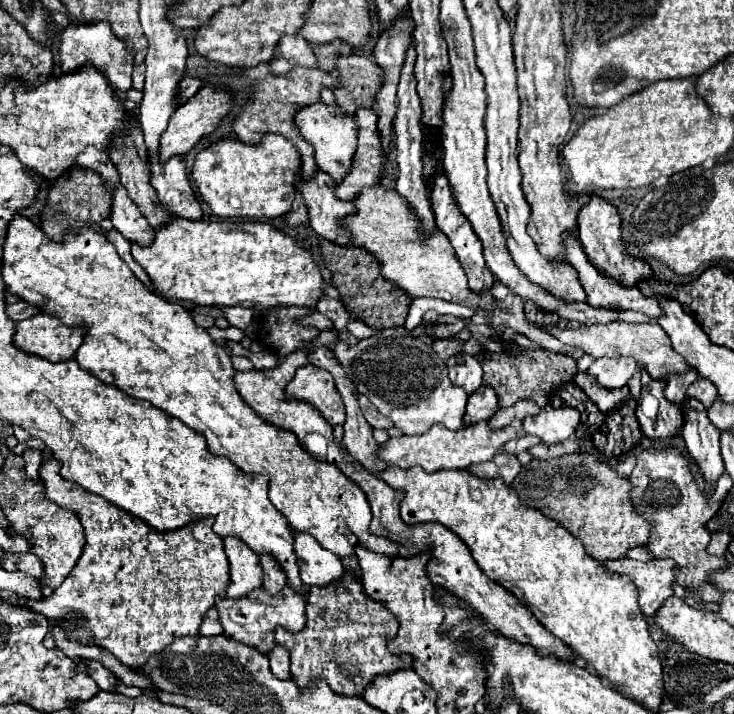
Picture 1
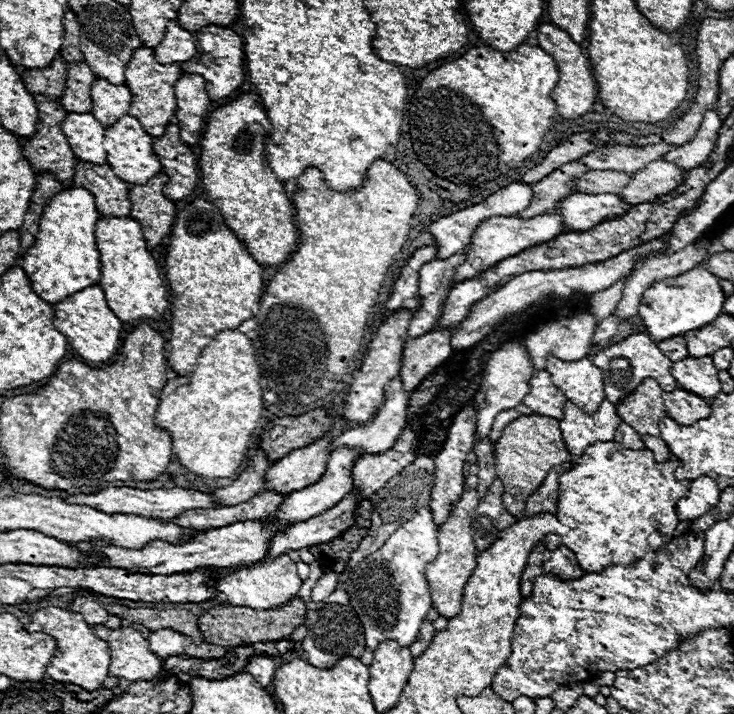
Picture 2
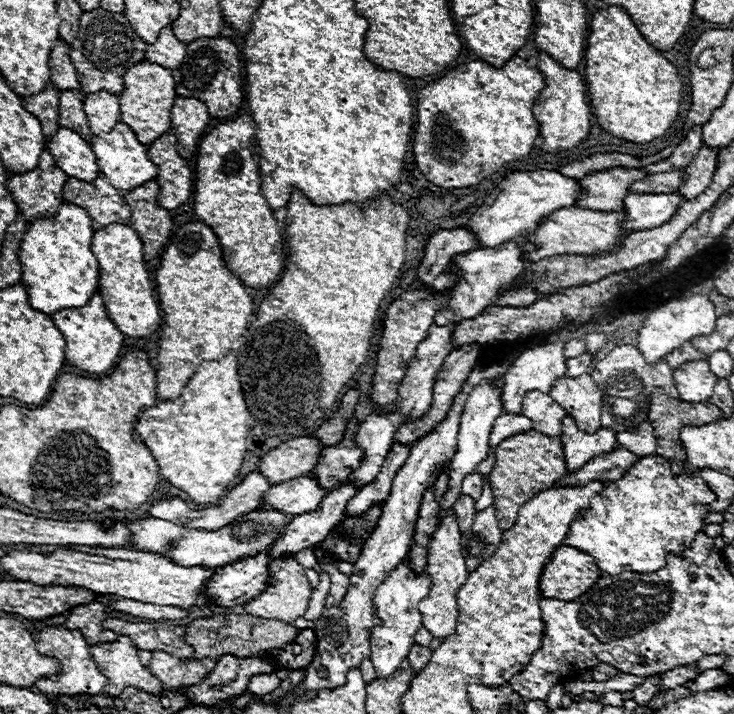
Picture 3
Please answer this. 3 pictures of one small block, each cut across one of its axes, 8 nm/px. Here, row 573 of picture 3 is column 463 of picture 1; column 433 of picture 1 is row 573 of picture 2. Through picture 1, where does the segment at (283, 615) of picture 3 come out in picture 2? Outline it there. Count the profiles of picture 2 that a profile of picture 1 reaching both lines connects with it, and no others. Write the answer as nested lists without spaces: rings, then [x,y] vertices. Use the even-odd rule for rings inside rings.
[[[288,554],[278,556],[276,560],[266,560],[254,568],[236,570],[230,576],[216,580],[216,584],[214,584],[214,588],[226,596],[228,604],[248,606],[254,610],[270,610],[274,606],[280,606],[280,604],[296,598],[300,586],[302,586],[302,580],[298,578],[296,562],[290,560]]]

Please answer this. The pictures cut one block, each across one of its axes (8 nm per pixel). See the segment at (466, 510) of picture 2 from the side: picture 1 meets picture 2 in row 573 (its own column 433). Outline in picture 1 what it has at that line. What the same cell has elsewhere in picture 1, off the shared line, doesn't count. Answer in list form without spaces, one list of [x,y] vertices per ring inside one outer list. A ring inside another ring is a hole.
[[[478,422],[472,426],[462,426],[460,430],[448,430],[440,424],[432,426],[428,432],[420,436],[400,436],[390,438],[386,444],[378,444],[376,458],[384,460],[388,466],[398,468],[412,468],[420,466],[424,472],[438,472],[438,470],[462,470],[470,464],[478,464],[484,460],[494,458],[500,446],[512,438],[522,438],[522,422],[512,422],[504,430],[490,430],[486,422]]]

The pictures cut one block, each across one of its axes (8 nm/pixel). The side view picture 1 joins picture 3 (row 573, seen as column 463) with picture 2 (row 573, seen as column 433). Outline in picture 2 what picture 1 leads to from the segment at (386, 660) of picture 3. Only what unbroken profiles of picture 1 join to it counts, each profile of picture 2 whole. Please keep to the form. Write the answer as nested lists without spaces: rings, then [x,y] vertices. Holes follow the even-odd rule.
[[[422,506],[412,520],[400,524],[400,528],[388,536],[386,544],[354,566],[350,580],[342,586],[350,596],[350,604],[356,610],[364,626],[366,646],[376,650],[382,640],[398,640],[402,646],[410,646],[420,630],[422,620],[432,608],[430,586],[426,582],[426,564],[438,556],[436,524],[430,506]]]

